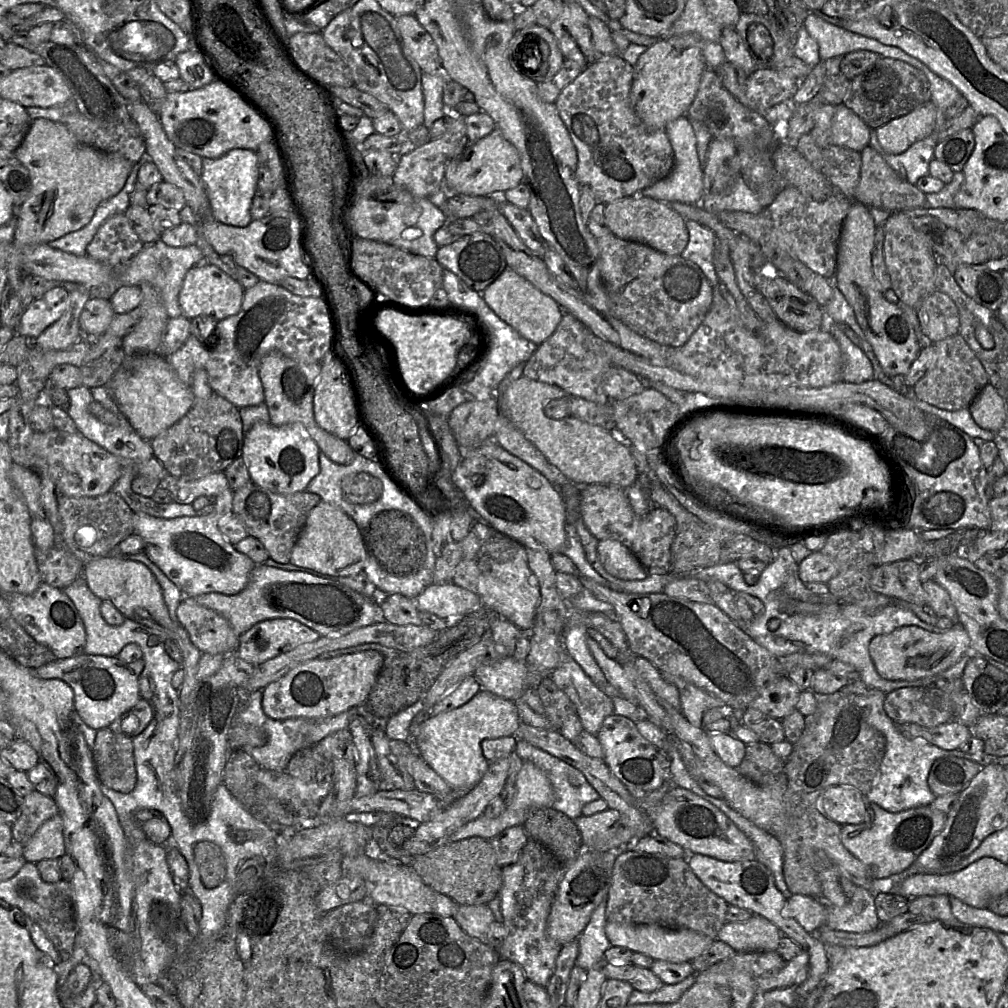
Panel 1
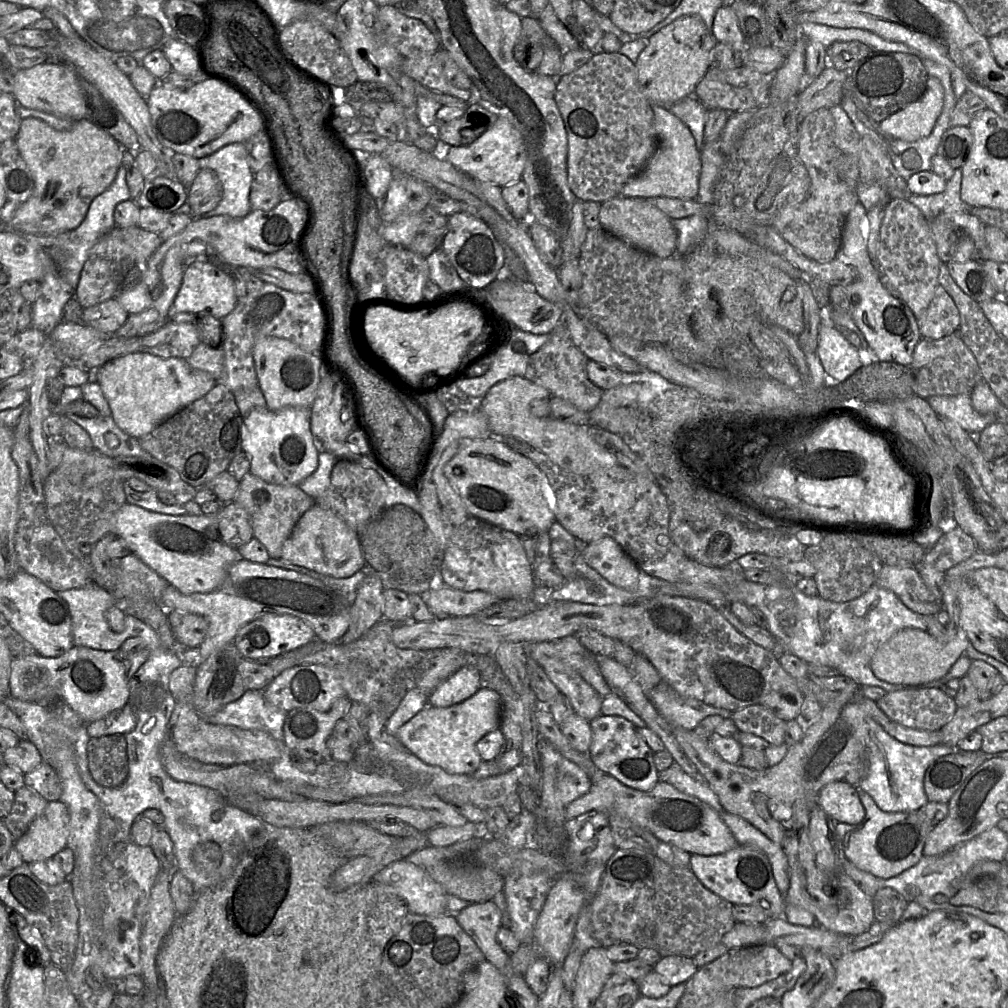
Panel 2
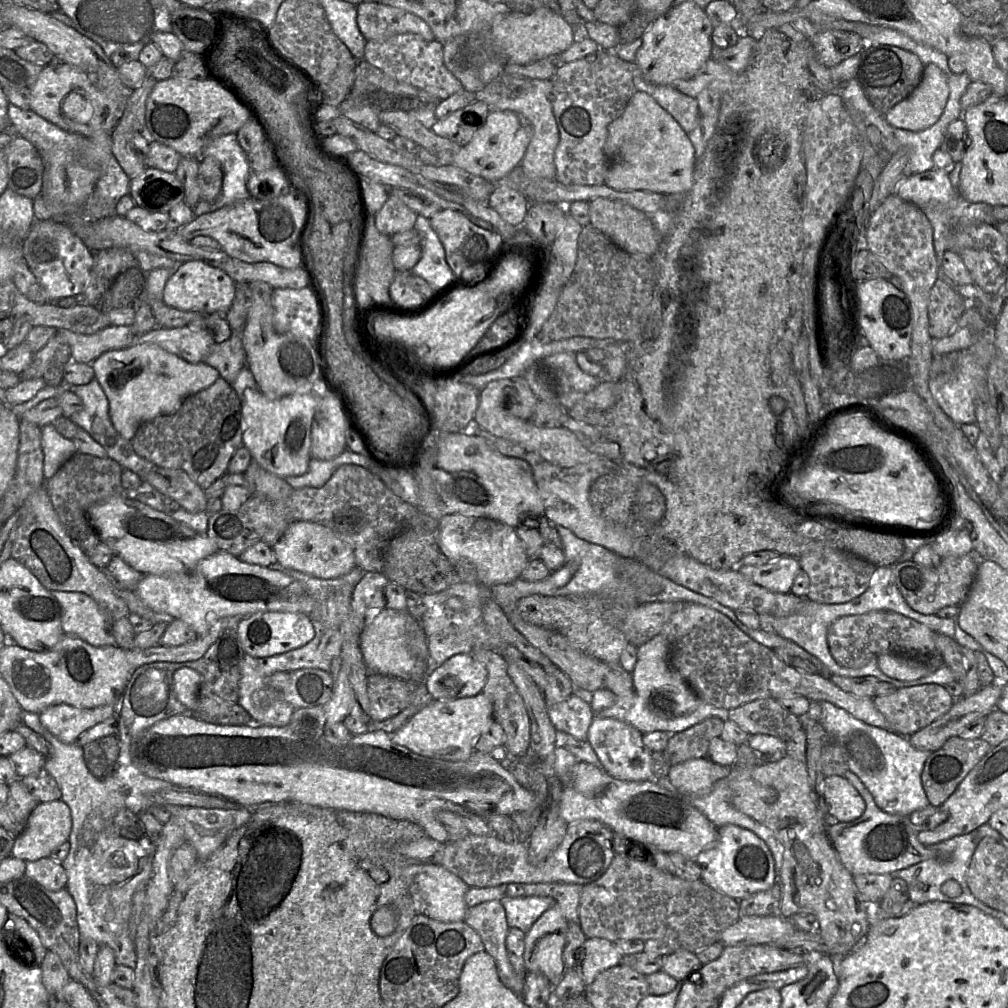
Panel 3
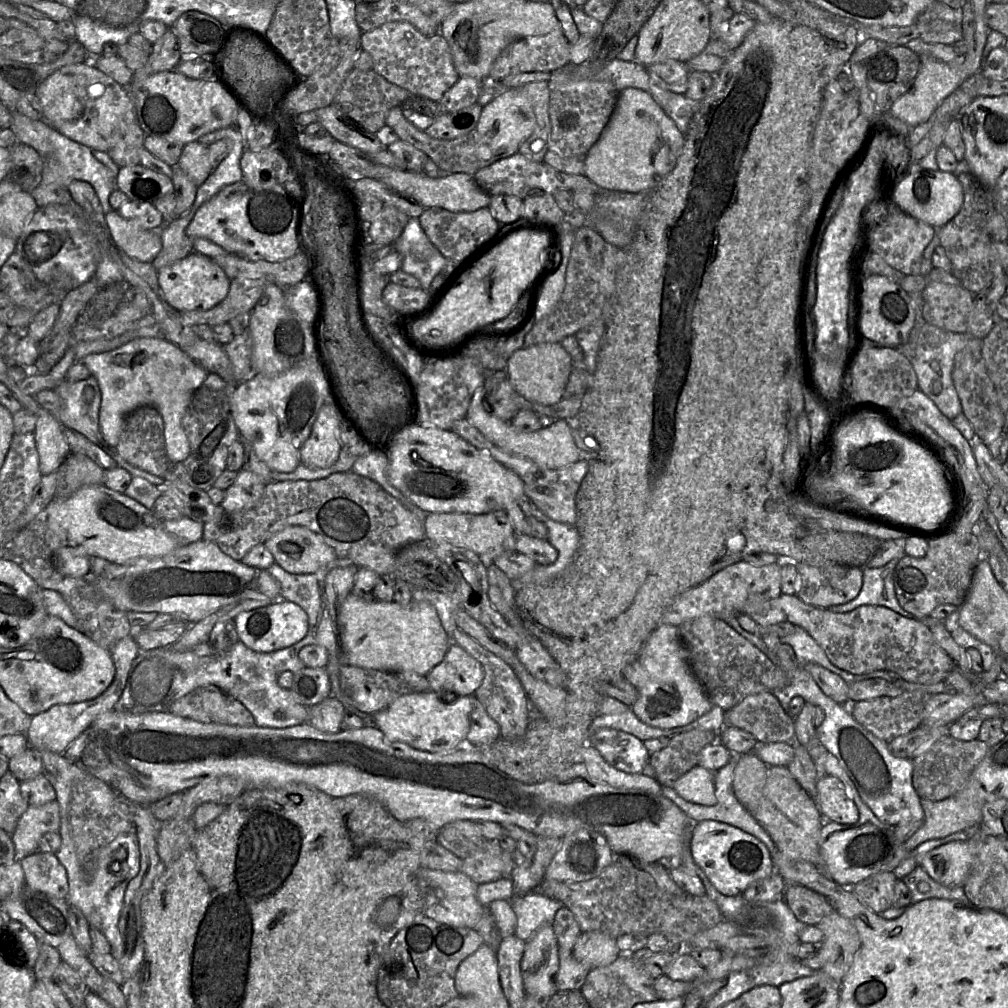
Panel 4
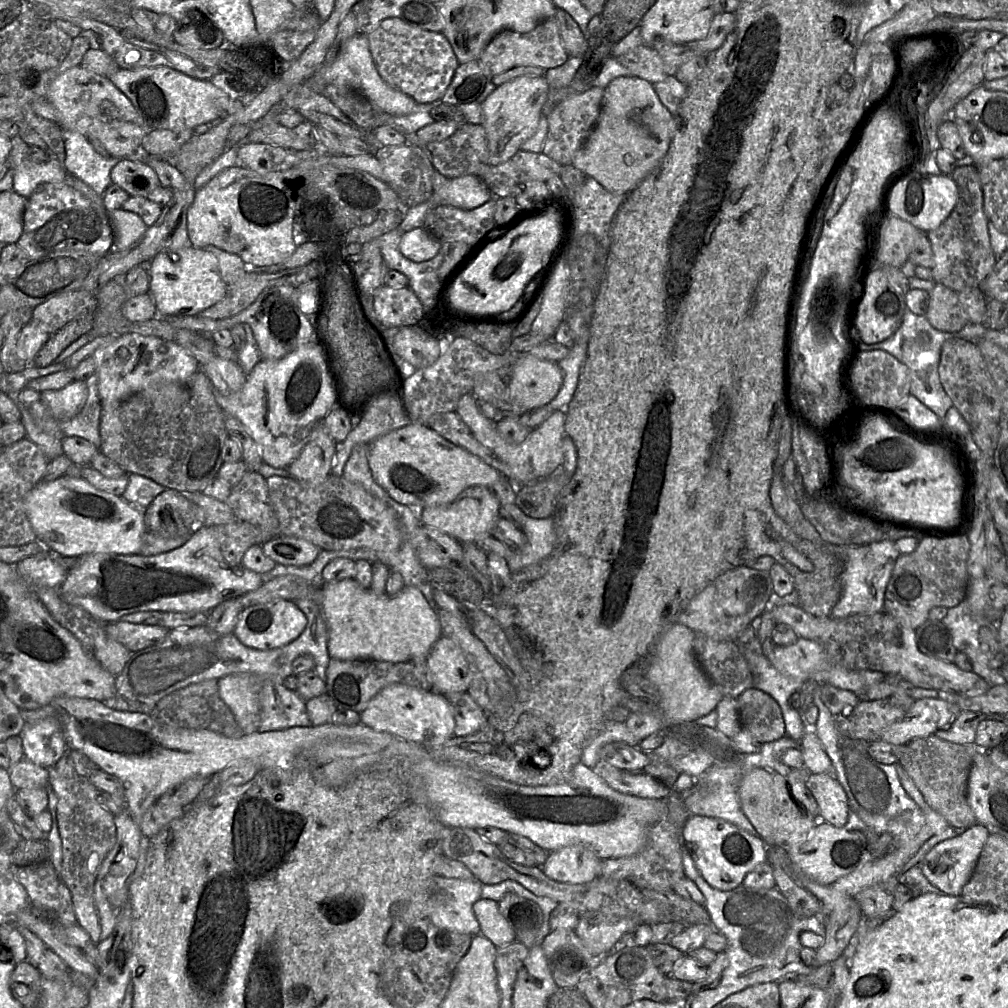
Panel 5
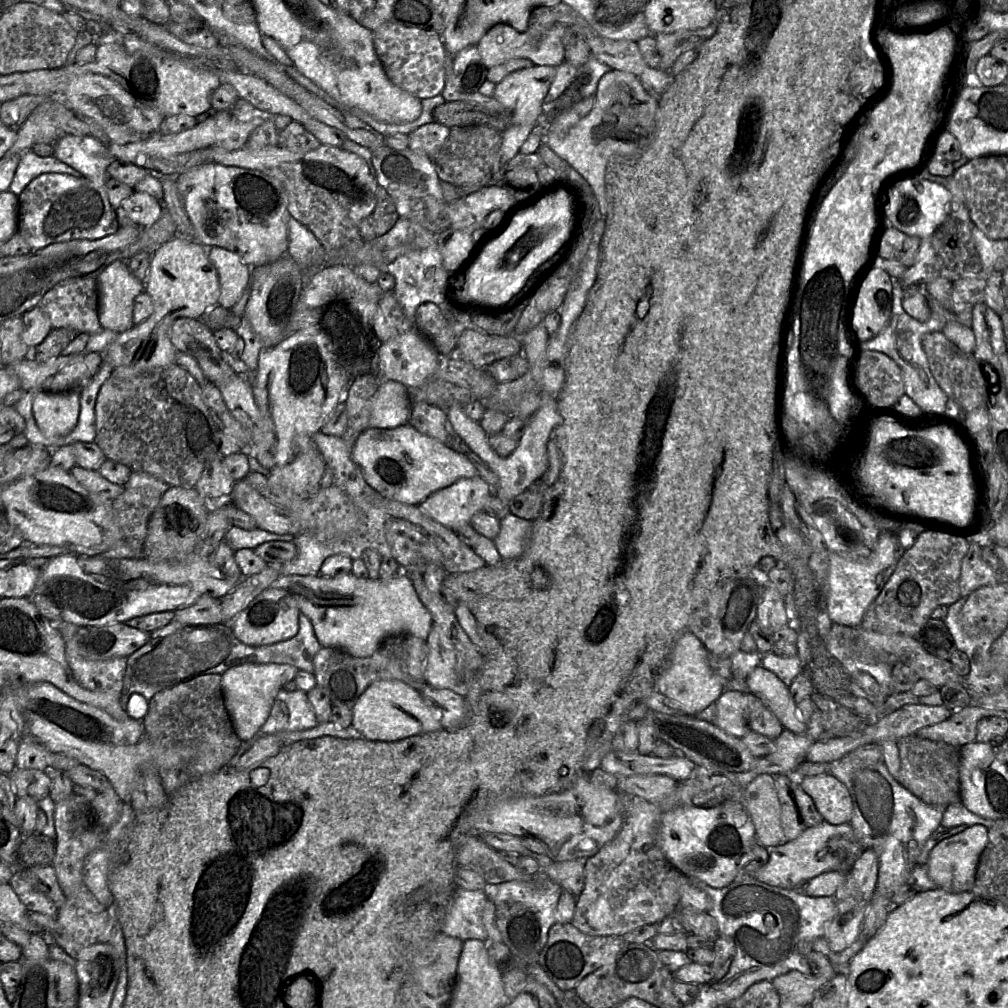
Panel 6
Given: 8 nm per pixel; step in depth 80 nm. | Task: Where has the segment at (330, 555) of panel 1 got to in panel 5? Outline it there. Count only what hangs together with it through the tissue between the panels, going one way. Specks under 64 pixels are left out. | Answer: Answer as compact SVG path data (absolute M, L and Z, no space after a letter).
M277 536L261 545L265 556L276 565L306 566L311 564L321 549L311 542L292 536Z

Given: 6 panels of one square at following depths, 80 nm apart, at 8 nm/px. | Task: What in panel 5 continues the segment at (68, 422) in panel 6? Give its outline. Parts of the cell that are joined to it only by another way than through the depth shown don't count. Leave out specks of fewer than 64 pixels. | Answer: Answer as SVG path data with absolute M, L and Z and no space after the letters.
M74 380L58 390L41 392L40 402L57 420L76 416L83 408L87 398L87 387L83 380Z

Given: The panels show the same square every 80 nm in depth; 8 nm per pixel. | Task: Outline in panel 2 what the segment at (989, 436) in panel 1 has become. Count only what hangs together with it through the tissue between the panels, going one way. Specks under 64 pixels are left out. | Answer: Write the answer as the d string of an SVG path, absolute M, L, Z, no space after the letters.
M971 394L935 396L927 401L939 417L955 421L966 432L981 433L988 425L997 421L994 414L980 414L974 410Z

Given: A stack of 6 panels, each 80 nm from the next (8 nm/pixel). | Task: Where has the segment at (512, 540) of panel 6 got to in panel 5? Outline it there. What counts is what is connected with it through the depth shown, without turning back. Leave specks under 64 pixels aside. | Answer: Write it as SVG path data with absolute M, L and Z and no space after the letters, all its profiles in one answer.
M525 514L525 520L512 522L527 536L527 543L520 549L512 549L506 560L513 573L548 557L555 547L557 534L553 517L538 519Z

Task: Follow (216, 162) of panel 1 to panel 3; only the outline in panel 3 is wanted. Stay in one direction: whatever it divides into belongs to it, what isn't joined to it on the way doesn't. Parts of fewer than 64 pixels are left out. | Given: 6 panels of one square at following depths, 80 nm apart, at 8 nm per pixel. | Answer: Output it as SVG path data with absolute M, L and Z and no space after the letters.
M236 133L219 136L202 150L201 157L211 156L222 165L222 190L213 202L200 199L193 211L195 217L250 197L247 180L251 172L248 154L240 146Z

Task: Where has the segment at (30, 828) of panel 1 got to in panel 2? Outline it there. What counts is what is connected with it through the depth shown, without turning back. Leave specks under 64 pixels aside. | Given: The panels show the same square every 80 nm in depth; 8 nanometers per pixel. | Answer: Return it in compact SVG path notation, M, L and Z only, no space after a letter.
M26 786L14 793L12 809L2 819L14 841L26 833L31 822L45 810L47 804L48 801Z

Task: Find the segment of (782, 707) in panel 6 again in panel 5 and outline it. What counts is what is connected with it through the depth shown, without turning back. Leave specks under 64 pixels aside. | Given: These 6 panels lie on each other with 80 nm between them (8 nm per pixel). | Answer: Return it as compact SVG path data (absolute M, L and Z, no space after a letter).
M806 728L800 740L800 749L803 754L804 767L813 774L833 774L833 765L822 743L813 731Z

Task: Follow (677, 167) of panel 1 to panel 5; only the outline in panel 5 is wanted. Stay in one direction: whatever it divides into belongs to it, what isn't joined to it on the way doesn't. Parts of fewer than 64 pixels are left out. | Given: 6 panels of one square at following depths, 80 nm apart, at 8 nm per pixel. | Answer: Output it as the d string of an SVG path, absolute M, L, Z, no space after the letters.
M636 76L613 79L605 88L598 121L583 146L576 153L572 165L585 176L594 178L606 190L627 195L651 174L666 156L678 128L678 120L660 102L653 85Z

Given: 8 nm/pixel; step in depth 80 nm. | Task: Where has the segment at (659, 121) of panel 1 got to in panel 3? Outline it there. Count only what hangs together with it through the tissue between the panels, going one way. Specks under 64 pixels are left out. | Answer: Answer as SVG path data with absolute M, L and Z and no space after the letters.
M685 1L654 18L641 36L642 45L636 53L635 63L648 82L673 86L676 81L692 78L711 58L712 33L705 9L693 1Z

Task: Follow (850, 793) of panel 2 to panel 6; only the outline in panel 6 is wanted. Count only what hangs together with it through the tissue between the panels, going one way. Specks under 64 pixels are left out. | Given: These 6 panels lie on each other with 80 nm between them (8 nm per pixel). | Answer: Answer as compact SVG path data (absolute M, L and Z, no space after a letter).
M831 774L798 778L823 820L832 825L850 823L853 813L846 787Z

